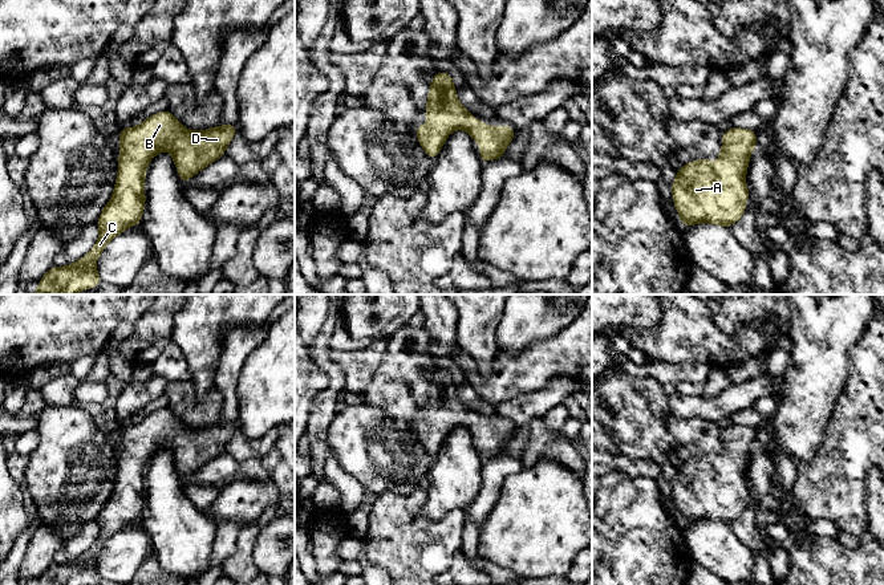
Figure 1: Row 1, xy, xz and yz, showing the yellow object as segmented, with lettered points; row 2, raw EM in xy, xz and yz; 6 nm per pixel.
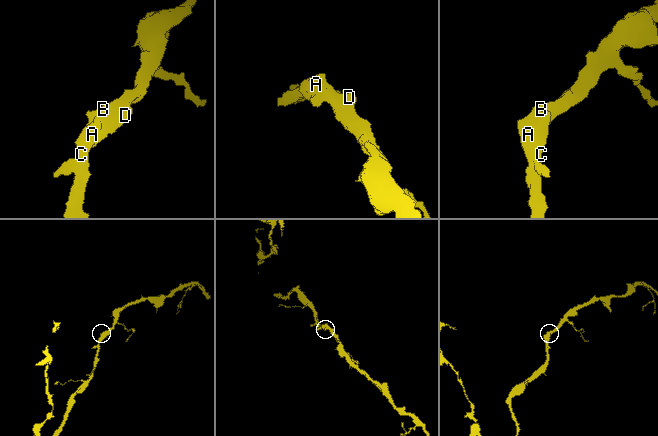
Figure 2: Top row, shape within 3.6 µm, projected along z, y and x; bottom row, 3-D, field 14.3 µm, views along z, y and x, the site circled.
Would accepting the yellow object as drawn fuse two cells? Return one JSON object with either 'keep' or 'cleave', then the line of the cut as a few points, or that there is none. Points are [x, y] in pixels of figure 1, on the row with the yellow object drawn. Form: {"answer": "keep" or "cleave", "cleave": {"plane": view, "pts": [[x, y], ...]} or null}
{"answer": "keep", "cleave": null}

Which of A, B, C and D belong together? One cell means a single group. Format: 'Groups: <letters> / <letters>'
Groups: A B C D

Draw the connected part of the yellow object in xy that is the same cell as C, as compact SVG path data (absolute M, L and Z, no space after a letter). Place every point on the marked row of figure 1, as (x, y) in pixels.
M170 110L146 118L139 126L119 127L117 183L96 223L100 228L98 240L86 256L70 267L53 265L38 280L33 294L76 294L102 283L96 261L113 237L141 223L146 203L146 167L151 158L161 151L170 151L181 182L186 184L198 171L226 154L226 147L238 130L238 125L187 130Z

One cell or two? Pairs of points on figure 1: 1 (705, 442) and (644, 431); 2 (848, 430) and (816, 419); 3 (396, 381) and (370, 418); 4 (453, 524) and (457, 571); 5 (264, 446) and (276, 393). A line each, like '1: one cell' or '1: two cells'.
1: one cell
2: two cells
3: two cells
4: two cells
5: two cells

